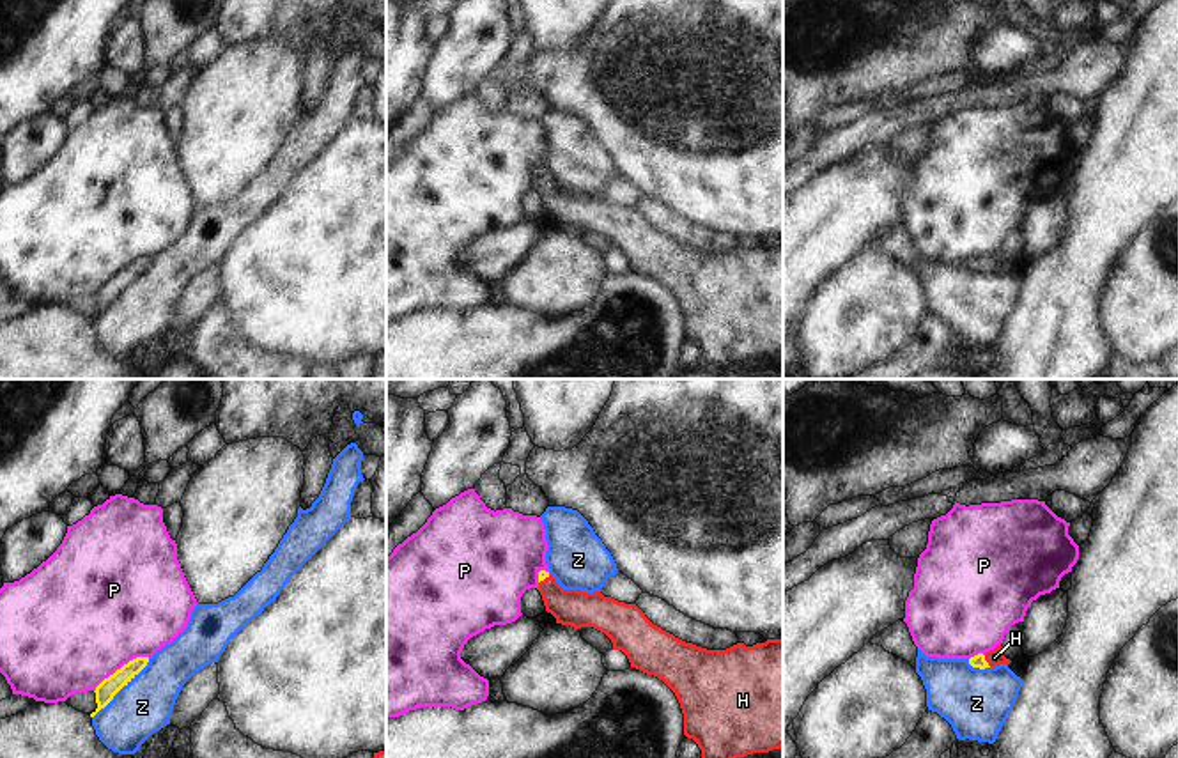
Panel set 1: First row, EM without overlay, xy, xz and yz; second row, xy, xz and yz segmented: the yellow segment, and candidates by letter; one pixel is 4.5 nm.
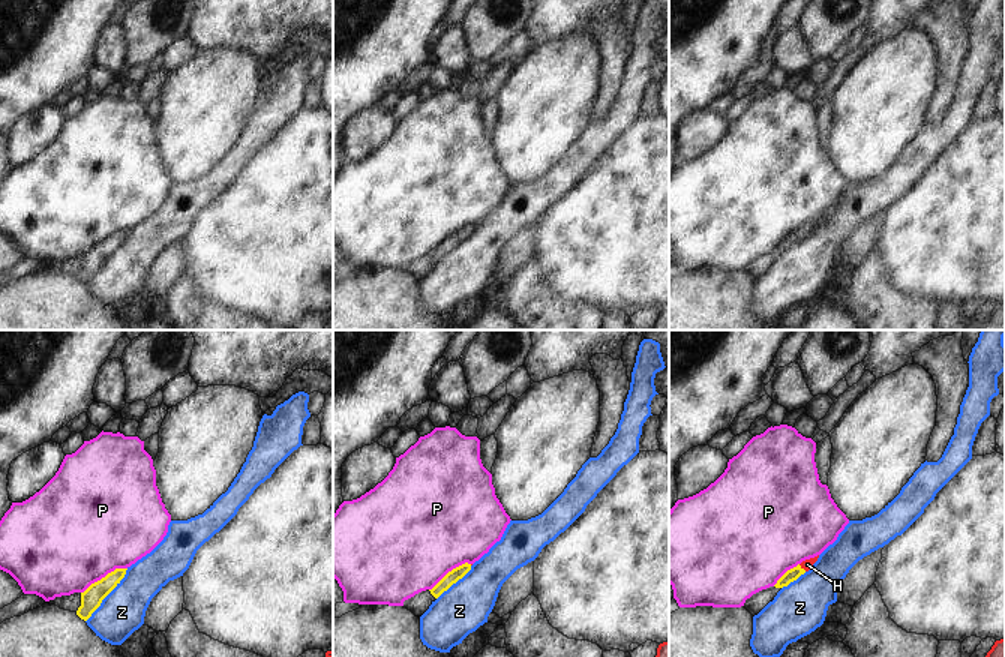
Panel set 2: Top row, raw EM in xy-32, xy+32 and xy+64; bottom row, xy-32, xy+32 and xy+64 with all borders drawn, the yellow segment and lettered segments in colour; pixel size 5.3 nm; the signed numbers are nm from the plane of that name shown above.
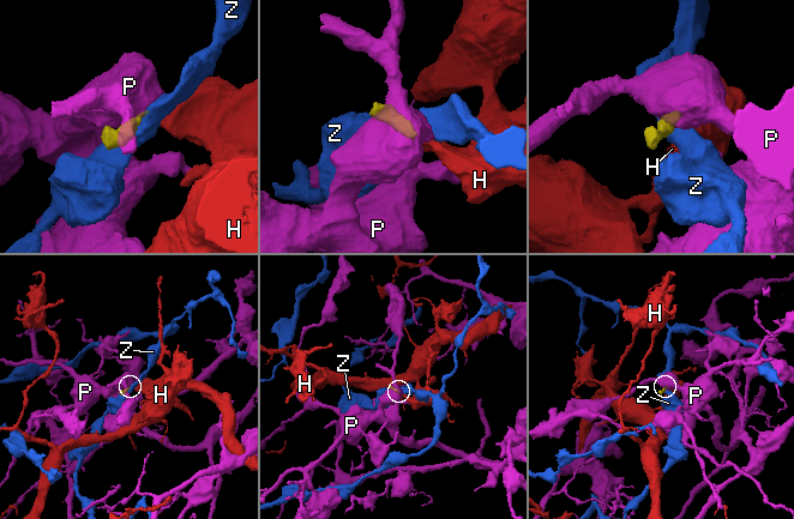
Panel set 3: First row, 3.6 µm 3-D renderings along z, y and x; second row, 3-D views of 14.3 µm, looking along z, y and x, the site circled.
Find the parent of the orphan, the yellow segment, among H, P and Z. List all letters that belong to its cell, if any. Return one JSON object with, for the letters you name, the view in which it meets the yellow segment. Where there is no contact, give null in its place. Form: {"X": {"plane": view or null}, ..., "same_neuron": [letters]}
{"H": {"plane": "yz"}, "same_neuron": ["H"]}

